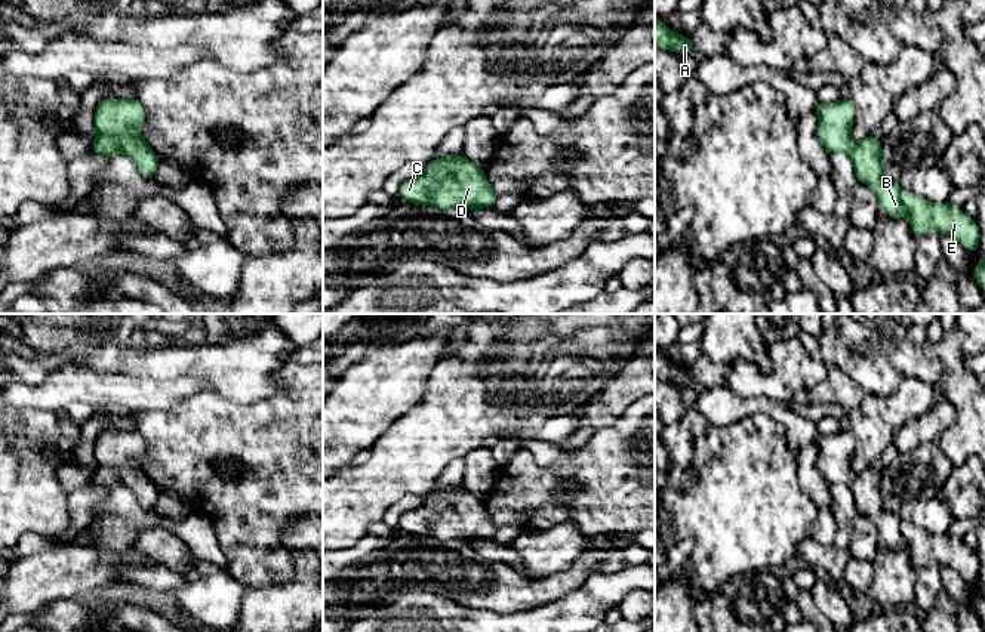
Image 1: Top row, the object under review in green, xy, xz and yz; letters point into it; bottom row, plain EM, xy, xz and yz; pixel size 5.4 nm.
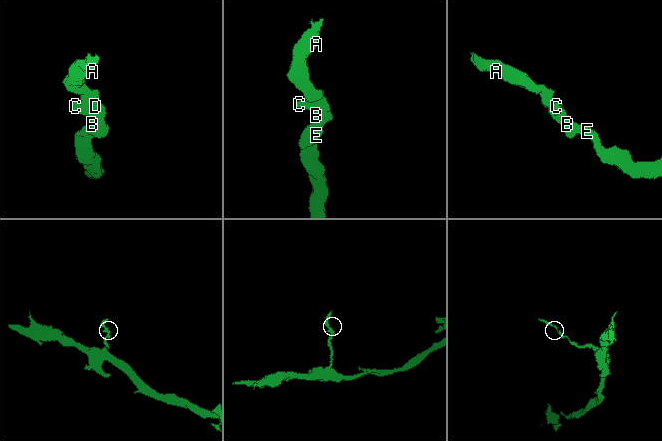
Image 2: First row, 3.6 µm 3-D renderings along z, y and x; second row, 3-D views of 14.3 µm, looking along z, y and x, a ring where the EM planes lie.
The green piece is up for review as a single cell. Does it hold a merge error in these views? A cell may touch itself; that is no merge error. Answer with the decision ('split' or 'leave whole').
leave whole

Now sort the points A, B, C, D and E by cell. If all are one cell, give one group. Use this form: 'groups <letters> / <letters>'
groups A B C D E

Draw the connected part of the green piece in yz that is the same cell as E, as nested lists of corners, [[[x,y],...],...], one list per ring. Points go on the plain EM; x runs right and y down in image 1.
[[[852,431],[831,435],[816,435],[819,451],[818,471],[829,485],[843,484],[853,497],[858,514],[867,515],[875,525],[880,540],[892,549],[908,549],[917,568],[930,561],[957,570],[967,583],[979,582],[979,558],[966,548],[961,539],[948,533],[932,534],[911,524],[904,524],[899,514],[884,508],[884,494],[880,485],[881,472],[869,466],[853,474],[850,457],[855,450]]]

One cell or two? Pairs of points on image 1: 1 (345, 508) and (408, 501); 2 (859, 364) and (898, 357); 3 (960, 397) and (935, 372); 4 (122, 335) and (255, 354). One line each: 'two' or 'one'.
1: two
2: two
3: two
4: one

